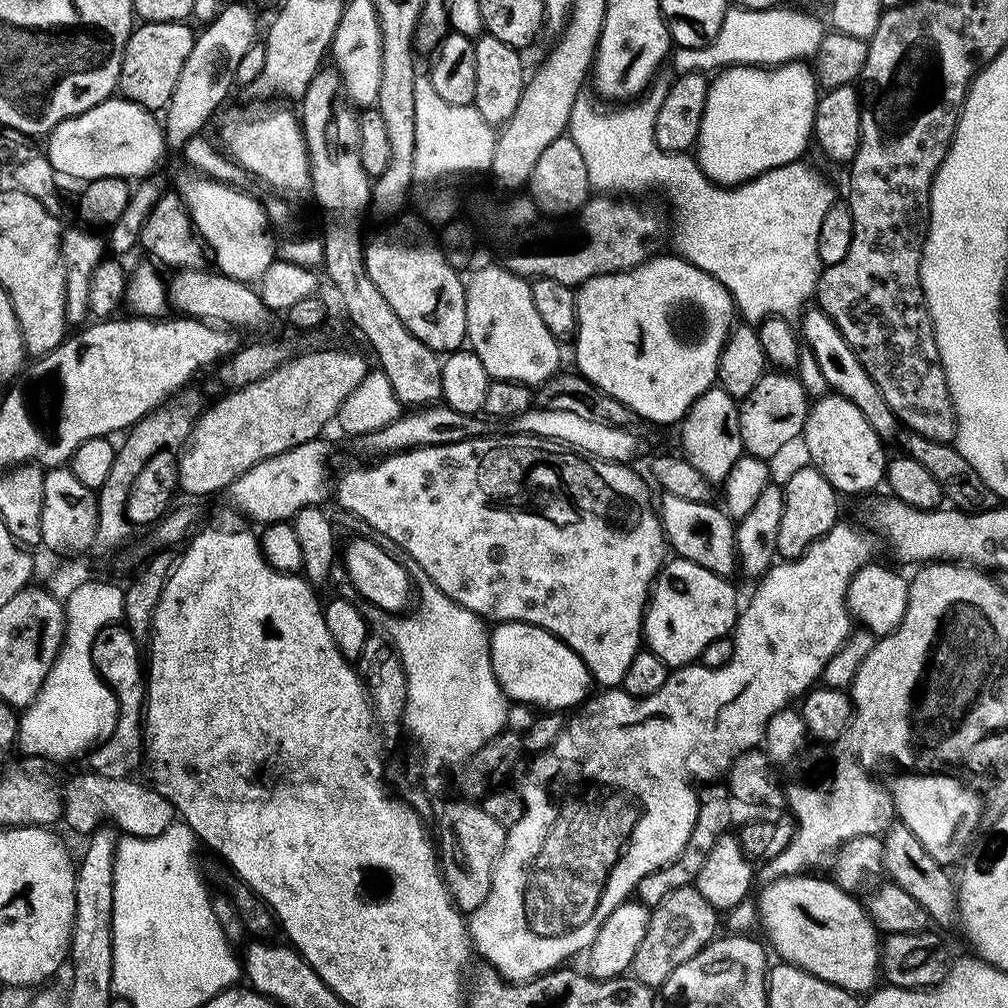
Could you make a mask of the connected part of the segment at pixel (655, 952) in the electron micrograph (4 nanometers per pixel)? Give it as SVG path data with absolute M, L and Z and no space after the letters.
M682 886L682 890L674 890L674 894L670 894L670 898L666 898L657 908L651 909L651 914L650 922L646 926L646 938L642 938L642 943L634 954L630 972L635 979L641 980L649 988L656 990L670 978L670 974L677 970L682 962L689 961L692 956L698 954L700 950L717 938L716 919L718 919L718 913L714 906L710 906L710 902L706 902L706 898L702 898L702 894L698 894L696 887Z

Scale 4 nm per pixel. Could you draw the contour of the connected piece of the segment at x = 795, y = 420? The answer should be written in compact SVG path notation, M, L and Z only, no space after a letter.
M768 370L762 378L758 378L758 386L750 390L744 399L739 401L740 413L738 414L738 427L742 430L742 442L747 455L759 460L771 461L772 456L776 456L787 444L792 444L801 439L806 418L810 407L810 397L808 391L802 386L799 375L788 370Z

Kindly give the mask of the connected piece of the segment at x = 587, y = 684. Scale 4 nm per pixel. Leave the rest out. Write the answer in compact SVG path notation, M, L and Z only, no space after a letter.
M506 620L491 629L488 645L496 680L509 701L533 704L536 708L542 708L538 710L560 714L564 712L563 708L583 705L593 691L592 672L583 658L544 628Z

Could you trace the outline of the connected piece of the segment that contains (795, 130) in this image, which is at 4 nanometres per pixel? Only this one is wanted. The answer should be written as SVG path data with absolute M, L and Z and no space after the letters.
M793 62L775 66L731 66L713 79L700 123L700 133L694 145L694 159L701 172L714 184L739 186L755 180L771 168L795 164L808 148L816 127L818 85L816 73L807 63Z

